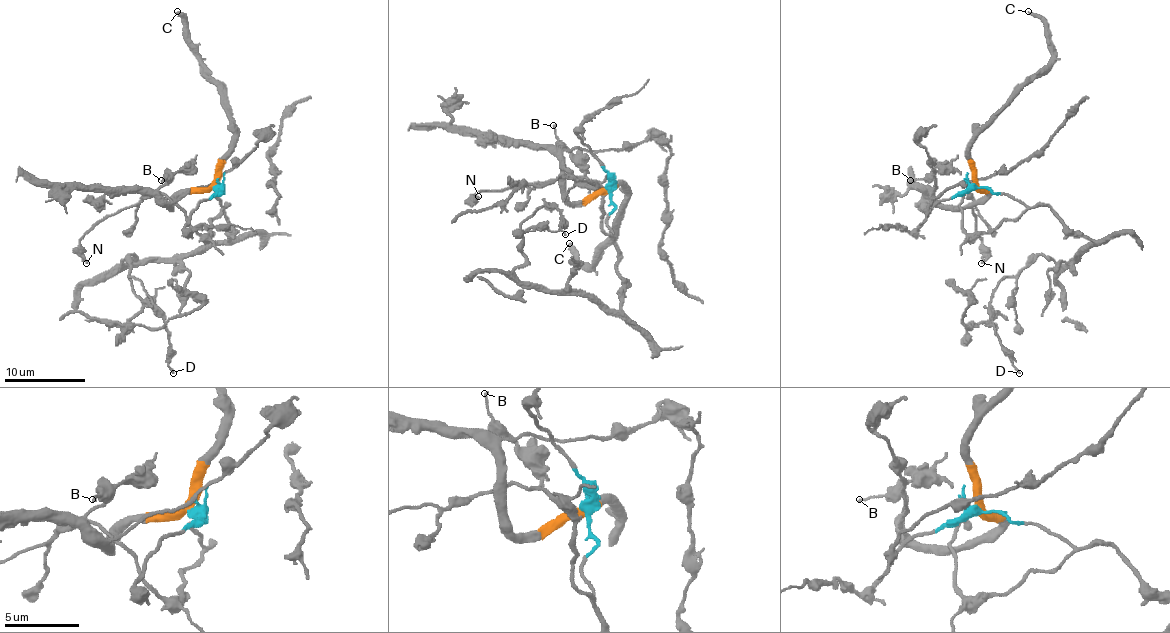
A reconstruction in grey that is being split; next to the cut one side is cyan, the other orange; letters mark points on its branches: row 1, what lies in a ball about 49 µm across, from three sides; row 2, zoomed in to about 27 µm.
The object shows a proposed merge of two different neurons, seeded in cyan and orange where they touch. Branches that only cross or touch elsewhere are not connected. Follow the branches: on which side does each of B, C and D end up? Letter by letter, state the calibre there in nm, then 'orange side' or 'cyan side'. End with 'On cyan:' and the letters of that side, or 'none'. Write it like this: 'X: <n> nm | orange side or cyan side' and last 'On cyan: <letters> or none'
B: 160 nm | orange side
C: 360 nm | orange side
D: 160 nm | cyan side
On cyan: D

